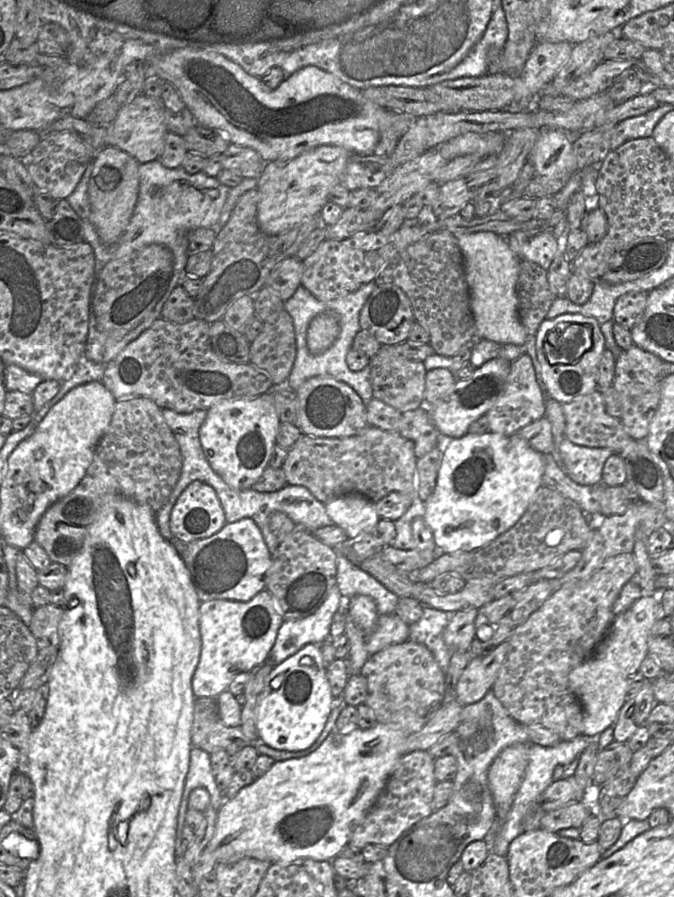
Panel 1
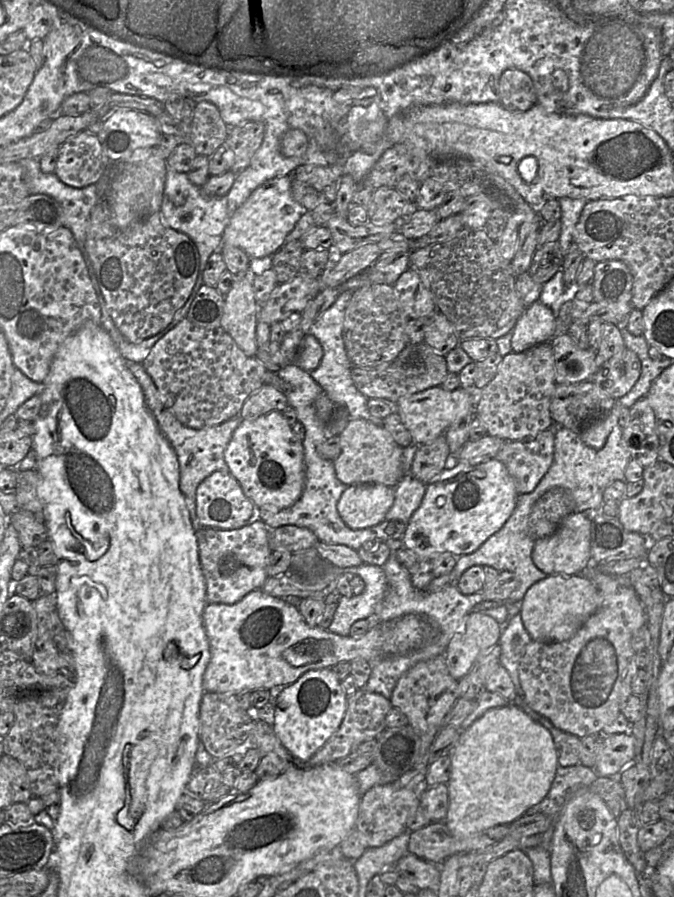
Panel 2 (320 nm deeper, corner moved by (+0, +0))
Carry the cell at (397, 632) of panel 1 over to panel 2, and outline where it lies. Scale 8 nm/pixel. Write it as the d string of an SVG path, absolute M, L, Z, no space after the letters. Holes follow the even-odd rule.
M261 589L251 591L234 604L207 603L202 612L202 625L208 643L208 663L202 675L202 688L206 692L224 694L289 685L307 671L331 668L340 662L351 662L357 658L373 662L378 657L405 655L427 645L436 636L433 625L415 614L404 615L386 624L378 623L361 637L340 636L318 626L309 626L297 607Z

